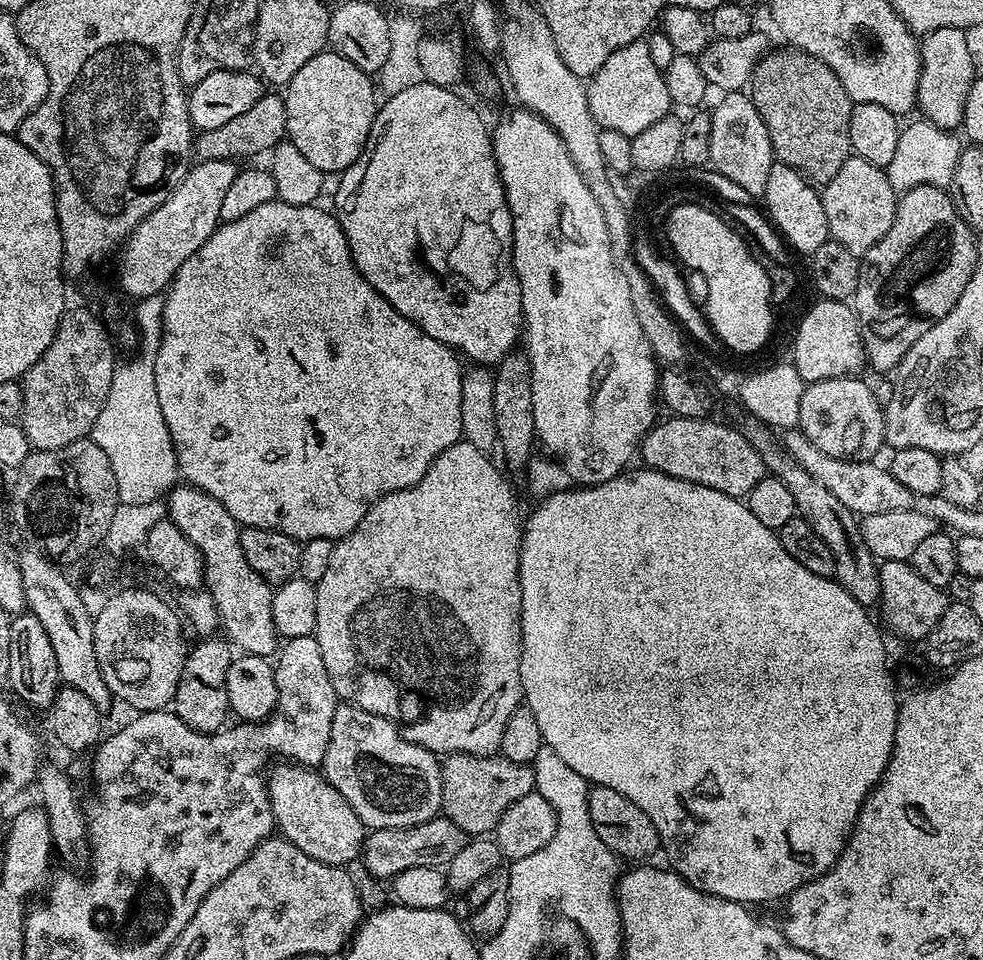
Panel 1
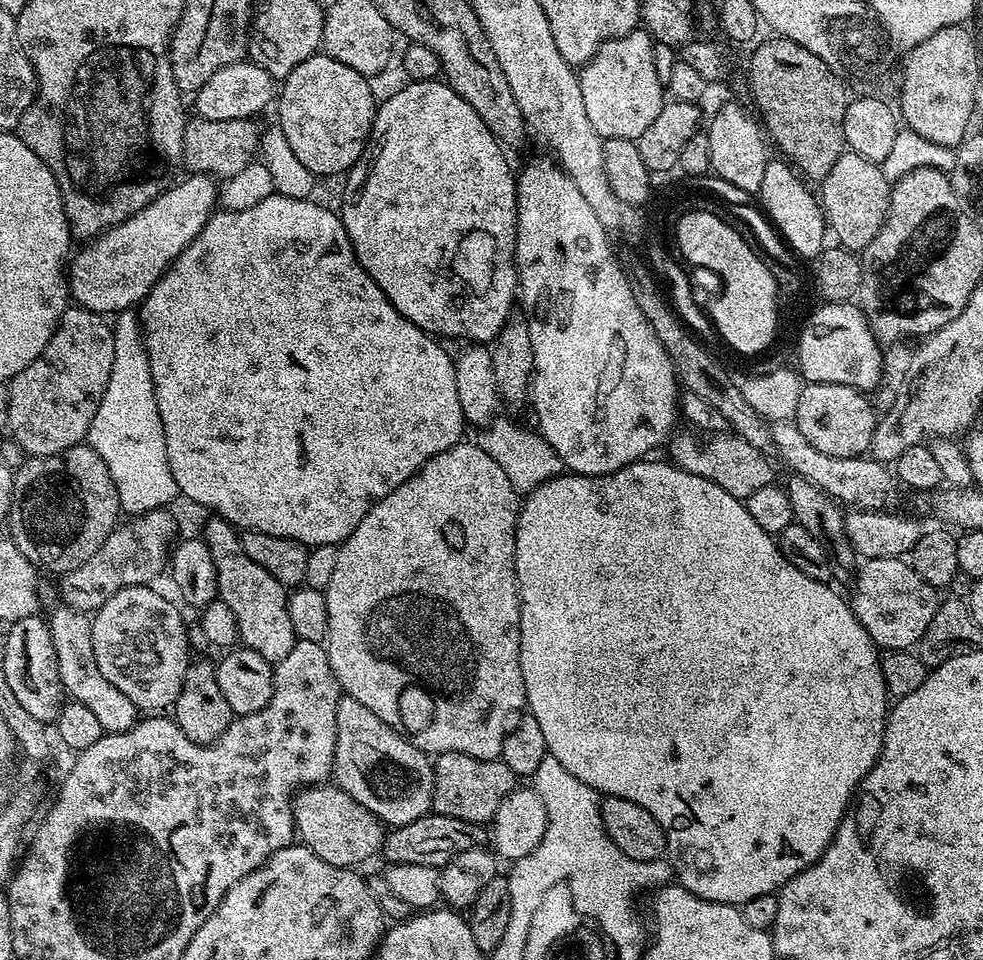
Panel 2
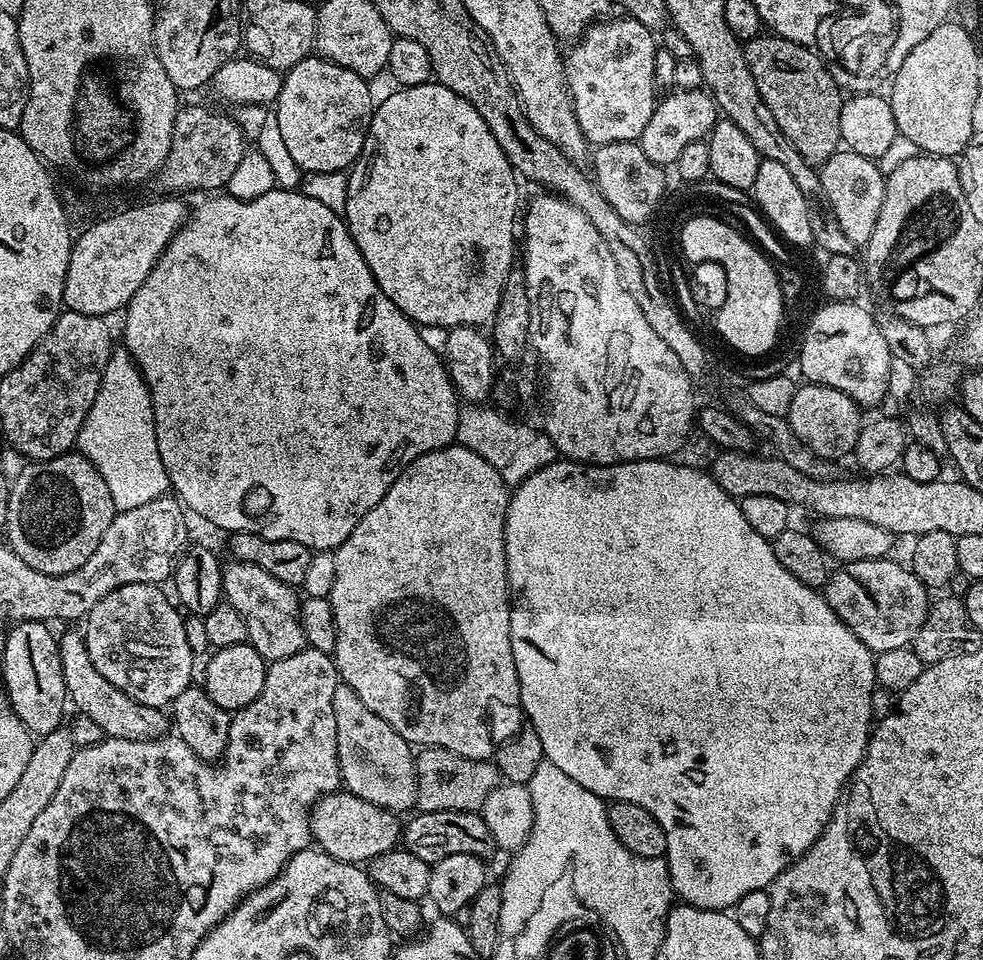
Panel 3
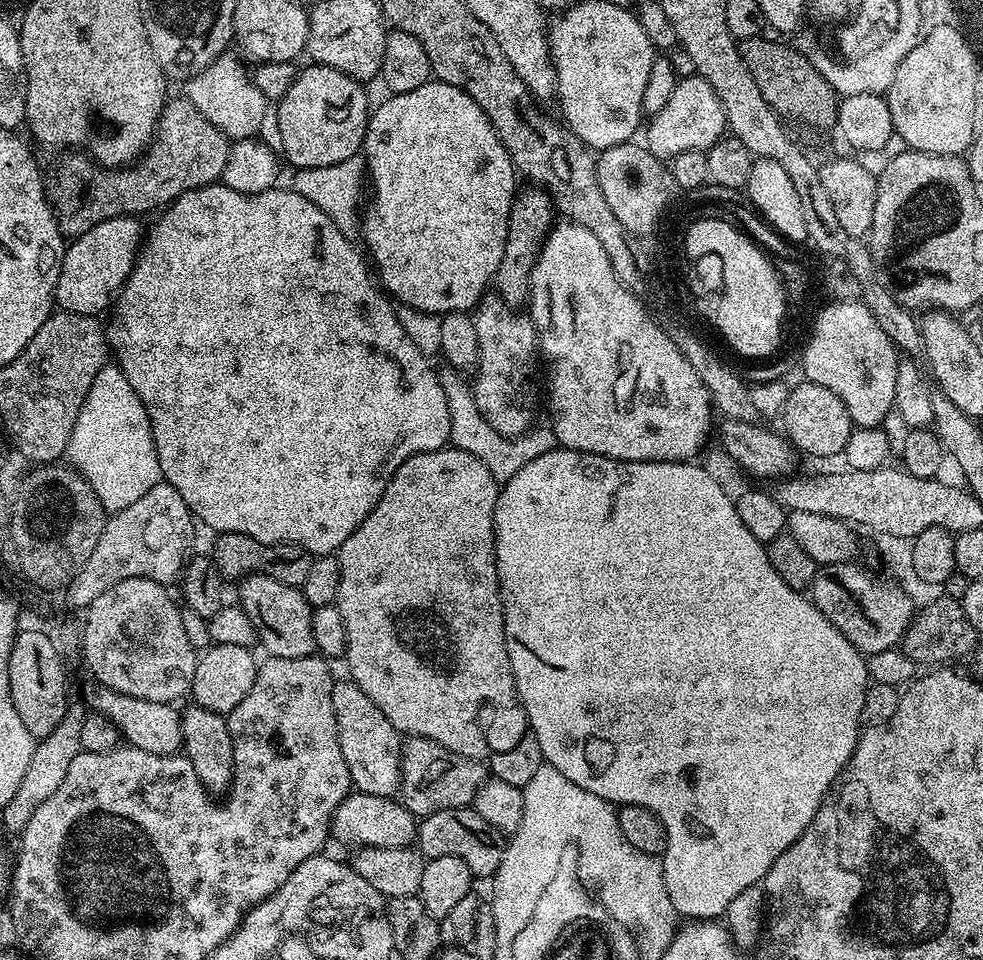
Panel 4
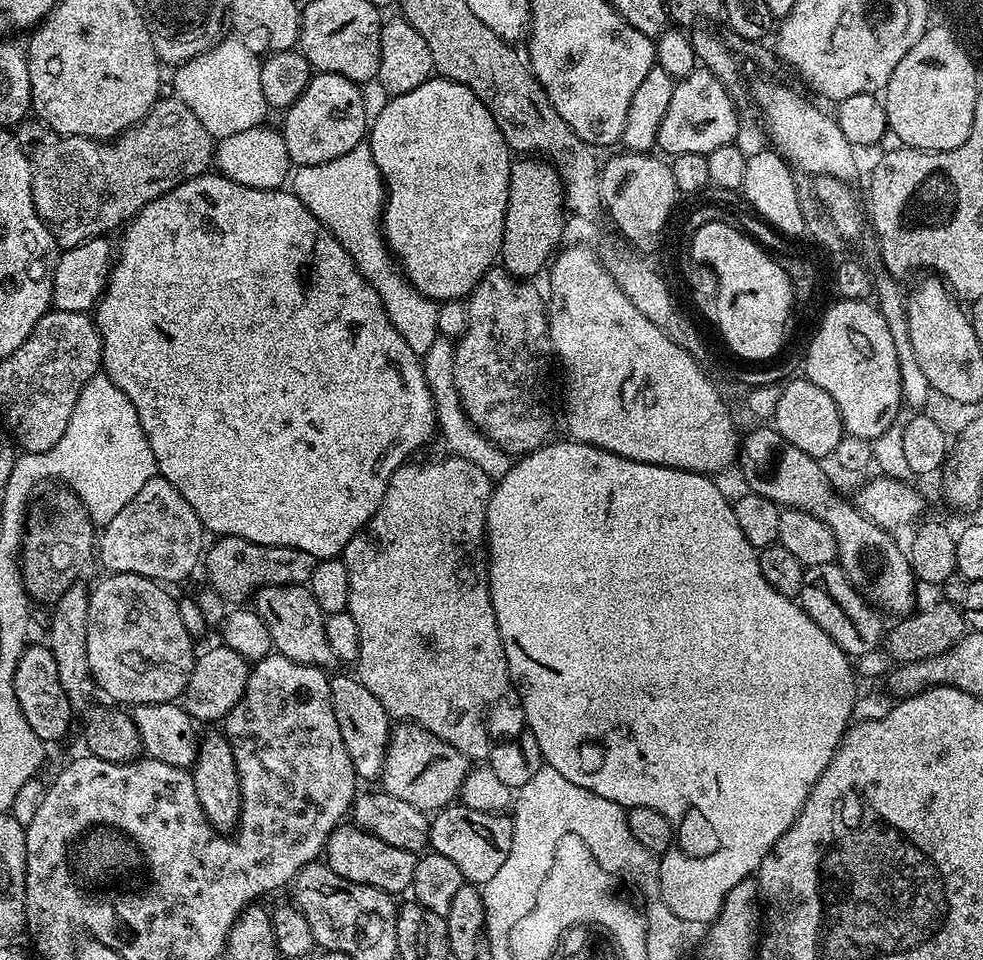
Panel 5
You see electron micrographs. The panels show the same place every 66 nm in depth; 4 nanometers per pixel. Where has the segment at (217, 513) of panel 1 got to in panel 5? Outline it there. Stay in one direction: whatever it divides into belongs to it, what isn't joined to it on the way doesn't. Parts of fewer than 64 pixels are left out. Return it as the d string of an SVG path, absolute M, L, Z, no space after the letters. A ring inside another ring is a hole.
M287 584L261 588L254 597L254 610L262 618L262 622L266 622L273 649L279 655L299 664L313 664L315 668L332 670L332 667L337 667L338 661L334 650L330 648L330 642L326 642L326 616L320 611L318 602L314 602L311 587Z

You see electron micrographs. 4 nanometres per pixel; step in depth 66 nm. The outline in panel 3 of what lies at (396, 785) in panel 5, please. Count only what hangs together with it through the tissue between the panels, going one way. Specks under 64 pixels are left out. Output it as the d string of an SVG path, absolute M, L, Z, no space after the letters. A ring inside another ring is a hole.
M421 747L416 757L416 802L422 812L480 812L486 796L502 783L492 760L471 760L445 748Z

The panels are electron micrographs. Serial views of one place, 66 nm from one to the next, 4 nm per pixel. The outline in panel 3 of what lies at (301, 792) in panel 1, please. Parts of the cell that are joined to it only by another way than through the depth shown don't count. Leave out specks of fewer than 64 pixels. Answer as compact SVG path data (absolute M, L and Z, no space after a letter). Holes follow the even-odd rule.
M337 790L313 806L312 838L321 852L347 864L363 865L401 843L402 820L397 813L374 806L374 802L366 802L347 790Z

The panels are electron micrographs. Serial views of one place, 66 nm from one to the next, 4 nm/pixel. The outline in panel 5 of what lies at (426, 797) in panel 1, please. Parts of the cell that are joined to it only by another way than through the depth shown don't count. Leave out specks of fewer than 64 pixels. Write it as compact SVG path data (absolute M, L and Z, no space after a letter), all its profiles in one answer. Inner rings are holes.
M355 675L335 676L328 681L330 686L330 702L334 706L334 718L338 718L338 730L342 730L342 742L346 742L346 754L350 754L350 762L354 766L357 777L361 781L372 780L384 770L384 755L388 749L388 733L390 717L388 711L366 690L364 683Z

